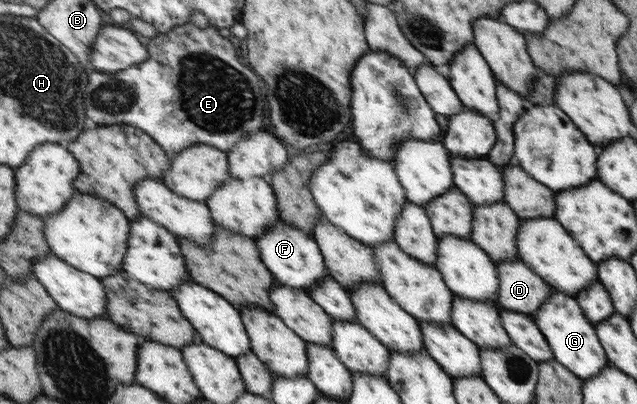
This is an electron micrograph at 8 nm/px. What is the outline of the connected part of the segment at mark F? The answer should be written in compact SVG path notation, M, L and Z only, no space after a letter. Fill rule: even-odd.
M279 221L274 227L268 228L258 236L256 243L262 253L262 261L274 273L278 283L310 294L315 283L325 275L329 275L314 237L293 224Z

